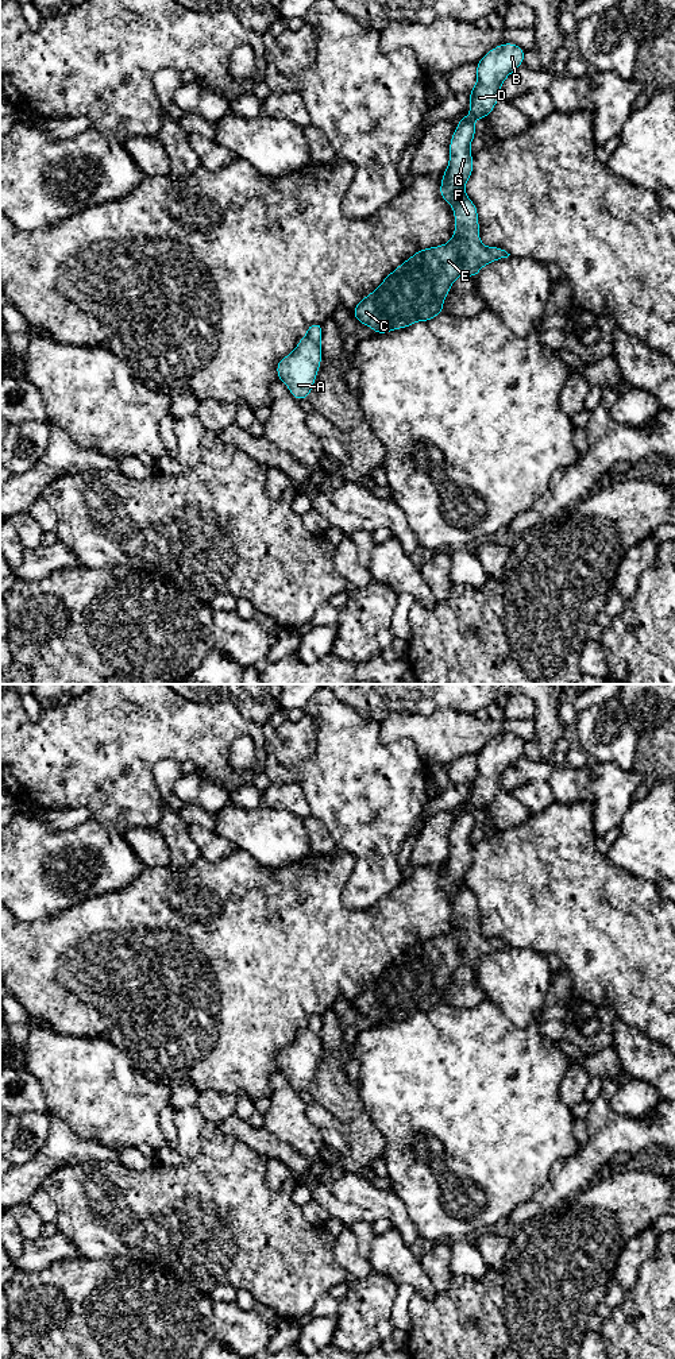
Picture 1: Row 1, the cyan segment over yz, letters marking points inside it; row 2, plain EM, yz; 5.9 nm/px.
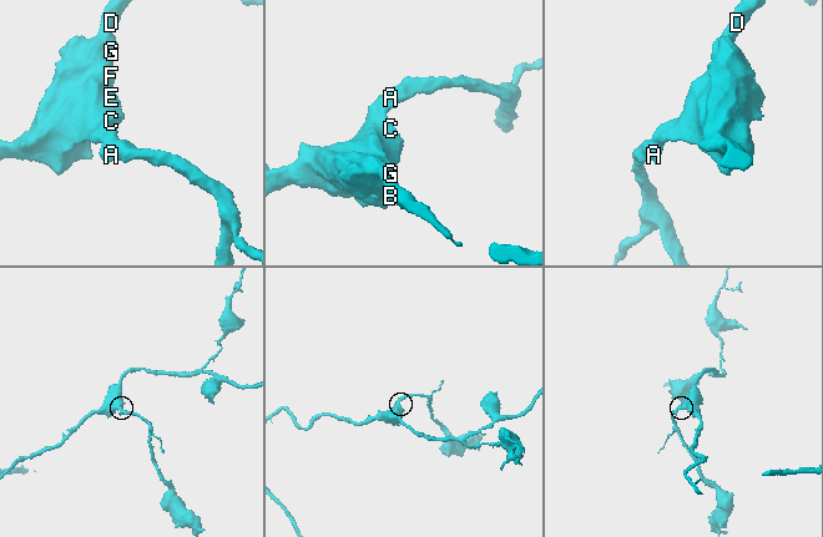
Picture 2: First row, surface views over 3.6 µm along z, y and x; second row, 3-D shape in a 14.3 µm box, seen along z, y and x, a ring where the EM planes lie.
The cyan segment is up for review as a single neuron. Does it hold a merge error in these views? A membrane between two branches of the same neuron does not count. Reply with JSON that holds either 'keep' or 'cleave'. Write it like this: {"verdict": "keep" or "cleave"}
{"verdict": "keep"}

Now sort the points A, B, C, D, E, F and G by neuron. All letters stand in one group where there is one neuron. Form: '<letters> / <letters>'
A B C D E F G

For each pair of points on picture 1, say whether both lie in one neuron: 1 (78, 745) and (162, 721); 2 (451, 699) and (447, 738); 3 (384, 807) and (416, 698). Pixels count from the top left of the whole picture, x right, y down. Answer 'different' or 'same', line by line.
1: same
2: different
3: different

